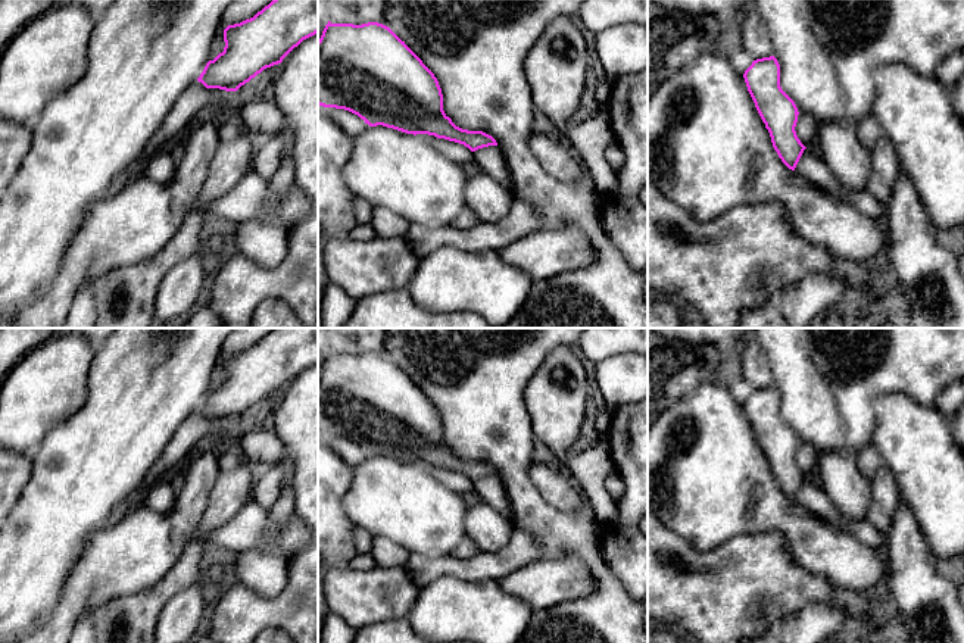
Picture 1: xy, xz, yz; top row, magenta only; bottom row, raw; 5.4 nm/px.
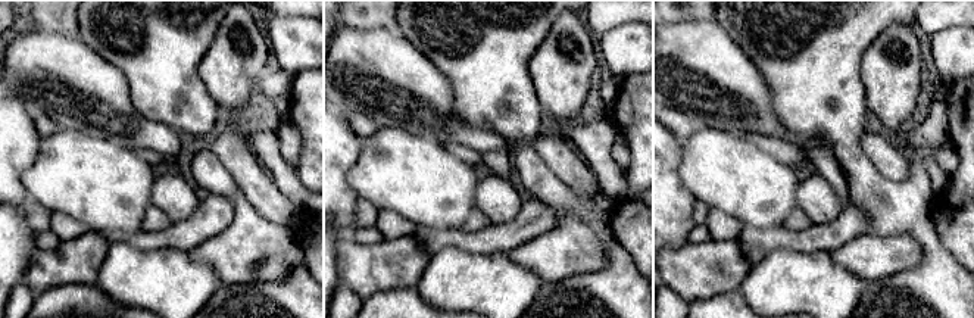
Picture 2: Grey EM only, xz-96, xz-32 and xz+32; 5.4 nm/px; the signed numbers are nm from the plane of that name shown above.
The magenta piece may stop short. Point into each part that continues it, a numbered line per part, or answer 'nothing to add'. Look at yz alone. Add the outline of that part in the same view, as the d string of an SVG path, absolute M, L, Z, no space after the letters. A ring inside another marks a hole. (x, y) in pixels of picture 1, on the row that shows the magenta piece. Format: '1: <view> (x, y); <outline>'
nothing to add

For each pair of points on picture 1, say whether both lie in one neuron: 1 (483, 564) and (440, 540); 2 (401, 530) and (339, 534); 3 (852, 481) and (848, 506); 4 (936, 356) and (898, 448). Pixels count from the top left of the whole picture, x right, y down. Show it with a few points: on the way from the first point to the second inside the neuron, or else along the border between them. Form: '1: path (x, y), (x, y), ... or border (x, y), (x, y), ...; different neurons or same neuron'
1: border (415, 553), (431, 556), (451, 555); different neurons
2: border (343, 493), (343, 511), (356, 526); different neurons
3: path (851, 487), (851, 501); same neuron
4: border (883, 393), (905, 393), (932, 406); different neurons

